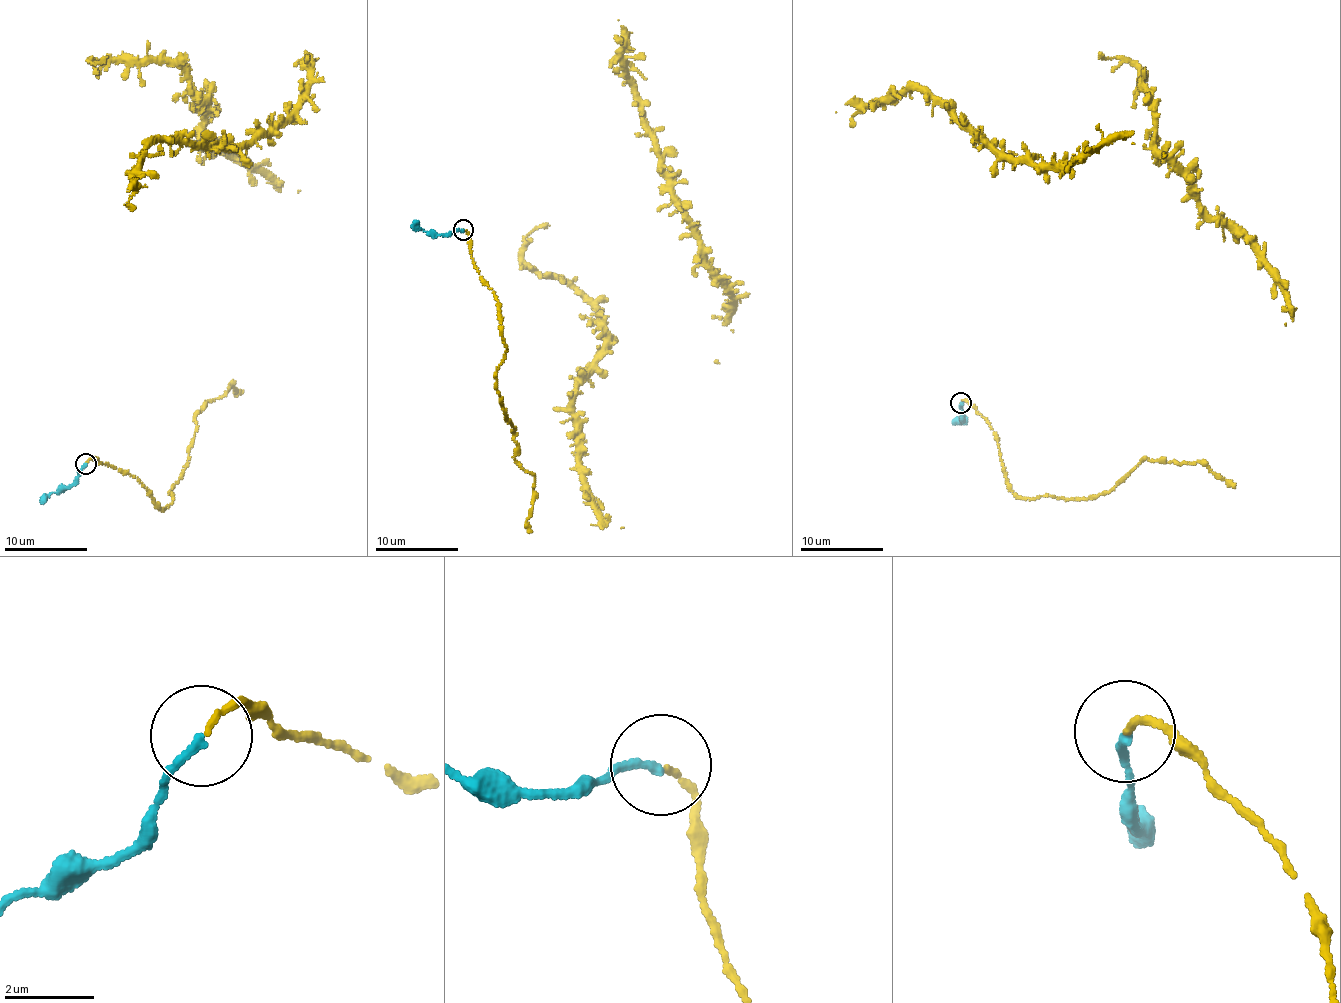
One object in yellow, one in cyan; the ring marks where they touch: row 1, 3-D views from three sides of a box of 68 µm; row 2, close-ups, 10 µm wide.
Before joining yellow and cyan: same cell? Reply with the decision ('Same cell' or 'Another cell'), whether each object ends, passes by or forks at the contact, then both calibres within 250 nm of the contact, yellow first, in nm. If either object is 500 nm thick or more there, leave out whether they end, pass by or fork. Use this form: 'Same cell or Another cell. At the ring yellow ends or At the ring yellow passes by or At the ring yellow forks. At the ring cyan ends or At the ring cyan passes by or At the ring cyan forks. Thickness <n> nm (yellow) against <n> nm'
Same cell. At the ring yellow ends. At the ring cyan ends. Thickness 120 nm (yellow) against 180 nm

